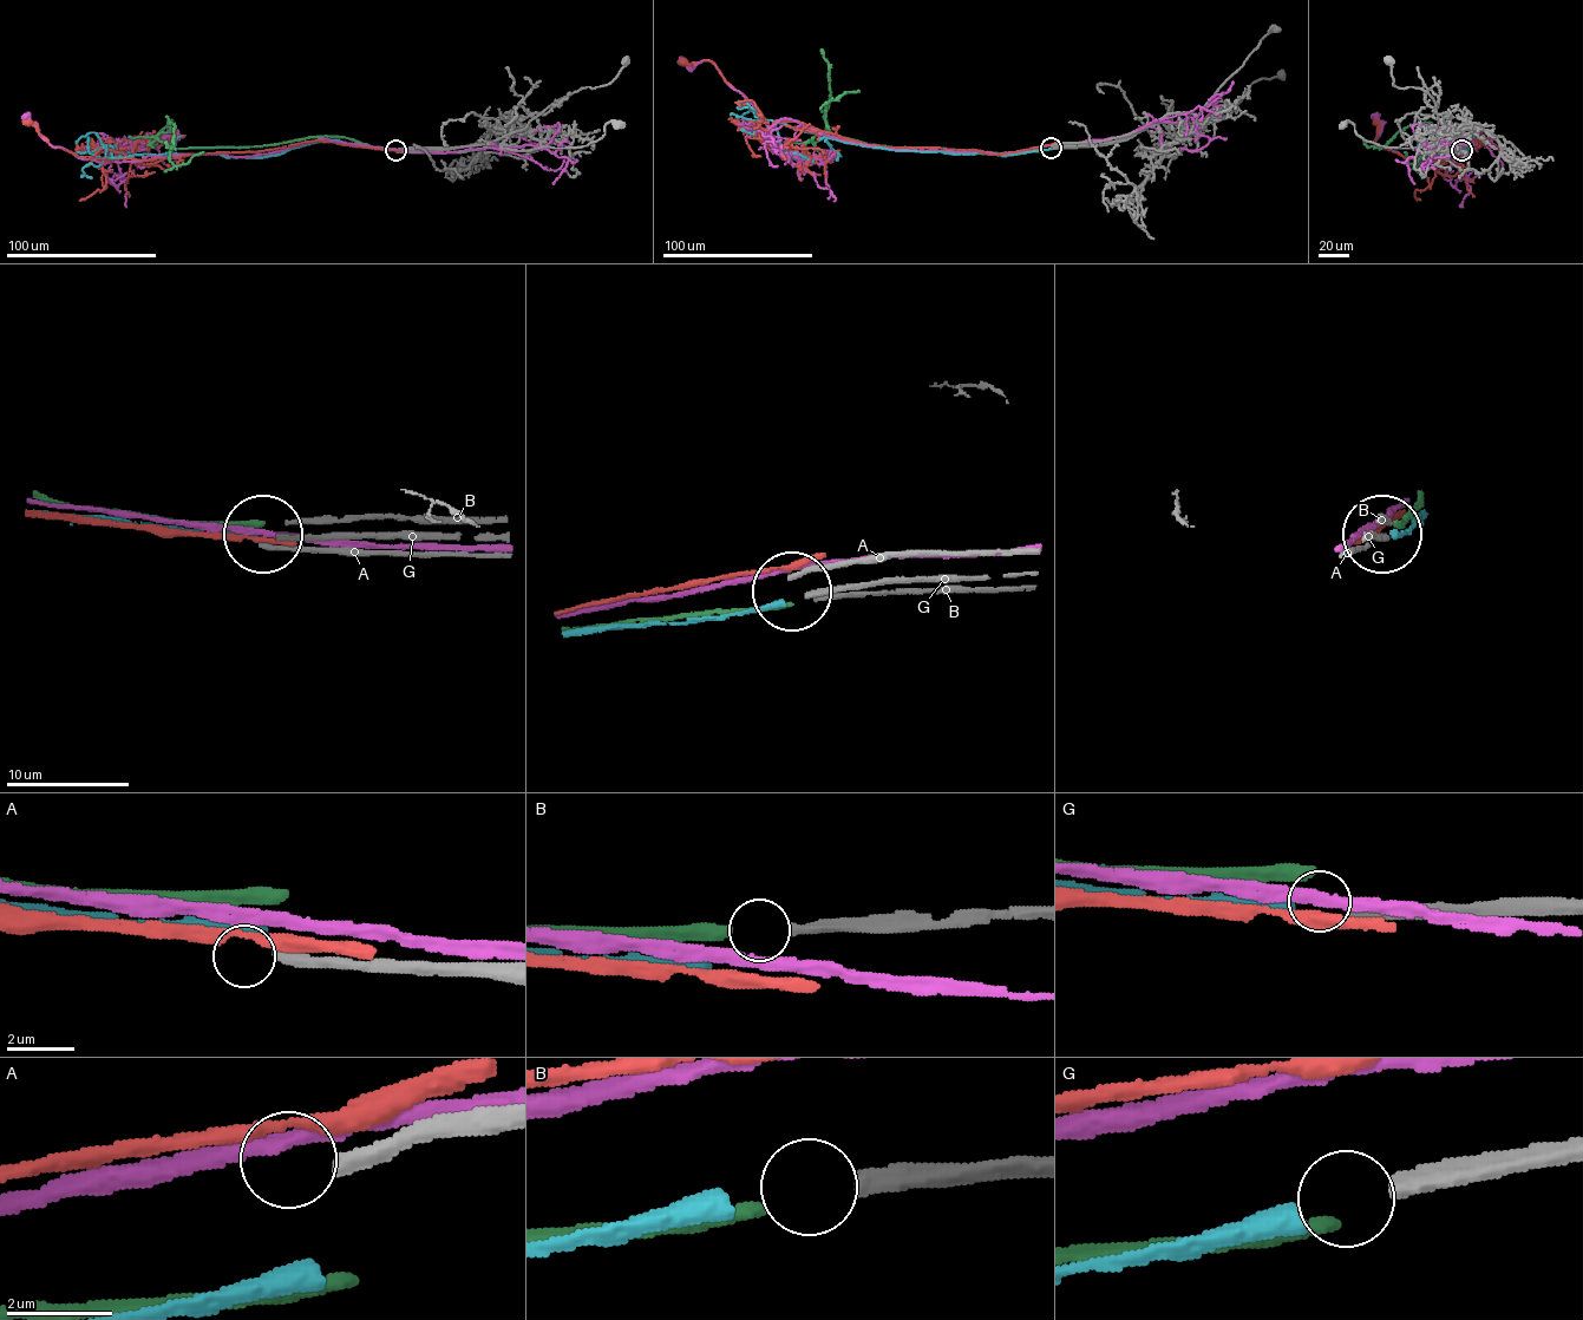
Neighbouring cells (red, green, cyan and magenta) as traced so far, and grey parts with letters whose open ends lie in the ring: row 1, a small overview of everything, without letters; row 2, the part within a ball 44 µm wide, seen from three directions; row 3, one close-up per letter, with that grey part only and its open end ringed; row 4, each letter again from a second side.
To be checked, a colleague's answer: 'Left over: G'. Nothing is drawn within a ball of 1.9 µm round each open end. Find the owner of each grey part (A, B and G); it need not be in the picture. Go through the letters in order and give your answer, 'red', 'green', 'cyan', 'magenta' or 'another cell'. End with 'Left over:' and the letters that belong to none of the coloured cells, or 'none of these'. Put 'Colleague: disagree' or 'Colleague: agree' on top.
Colleague: disagree
A: another cell
B: green
G: cyan
Left over: A

